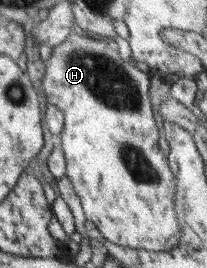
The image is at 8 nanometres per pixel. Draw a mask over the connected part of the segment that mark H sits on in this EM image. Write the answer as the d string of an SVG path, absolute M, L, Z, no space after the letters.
M75 34L53 47L53 54L44 62L43 93L63 111L61 149L65 155L66 175L73 184L83 211L95 223L107 241L123 248L167 252L173 250L182 236L182 227L175 213L177 181L167 158L159 149L159 129L149 98L150 75L121 58L115 44Z

